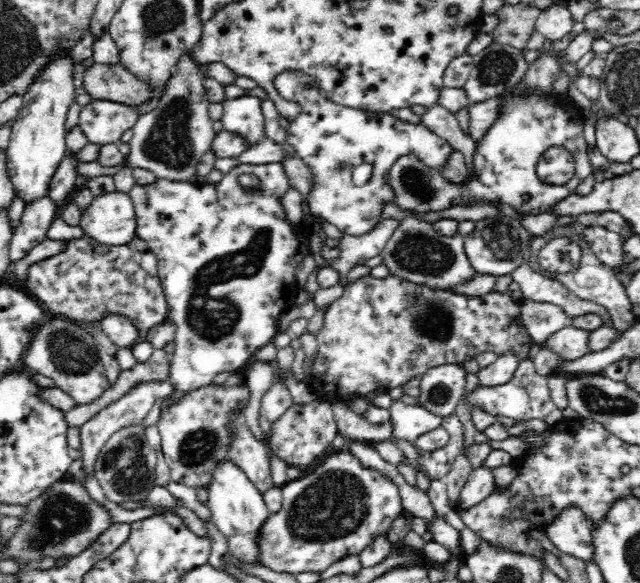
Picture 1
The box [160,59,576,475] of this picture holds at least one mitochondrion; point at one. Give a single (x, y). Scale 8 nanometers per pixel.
(213, 316)

